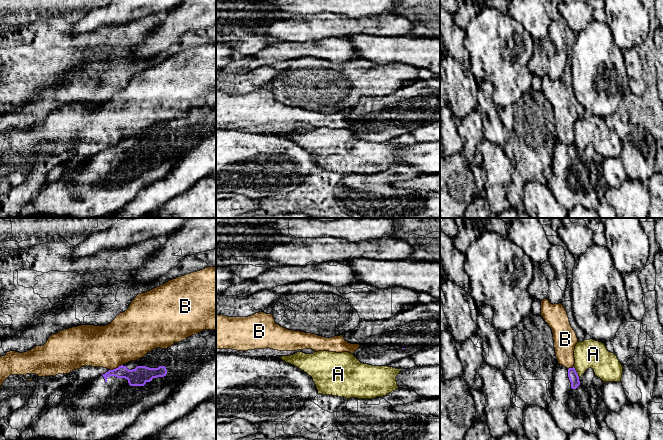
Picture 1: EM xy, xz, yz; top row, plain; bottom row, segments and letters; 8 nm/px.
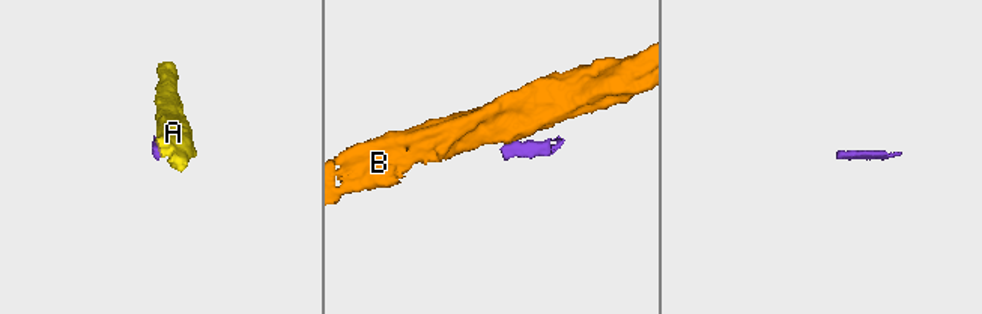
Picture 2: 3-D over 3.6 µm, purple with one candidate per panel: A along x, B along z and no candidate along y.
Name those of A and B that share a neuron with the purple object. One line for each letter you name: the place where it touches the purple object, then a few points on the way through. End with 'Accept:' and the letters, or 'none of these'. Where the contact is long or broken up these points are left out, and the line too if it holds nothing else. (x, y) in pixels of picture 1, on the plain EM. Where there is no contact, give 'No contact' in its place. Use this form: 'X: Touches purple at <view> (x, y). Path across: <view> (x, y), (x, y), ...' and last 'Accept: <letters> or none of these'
Accept: none of these

